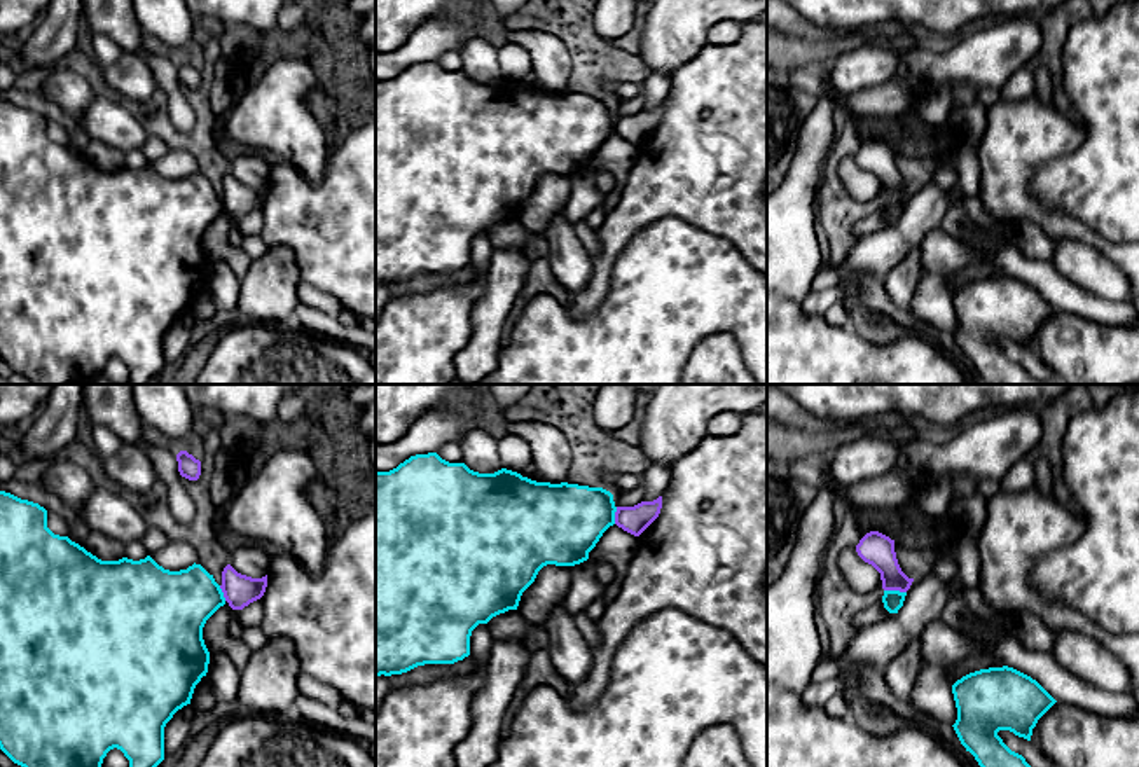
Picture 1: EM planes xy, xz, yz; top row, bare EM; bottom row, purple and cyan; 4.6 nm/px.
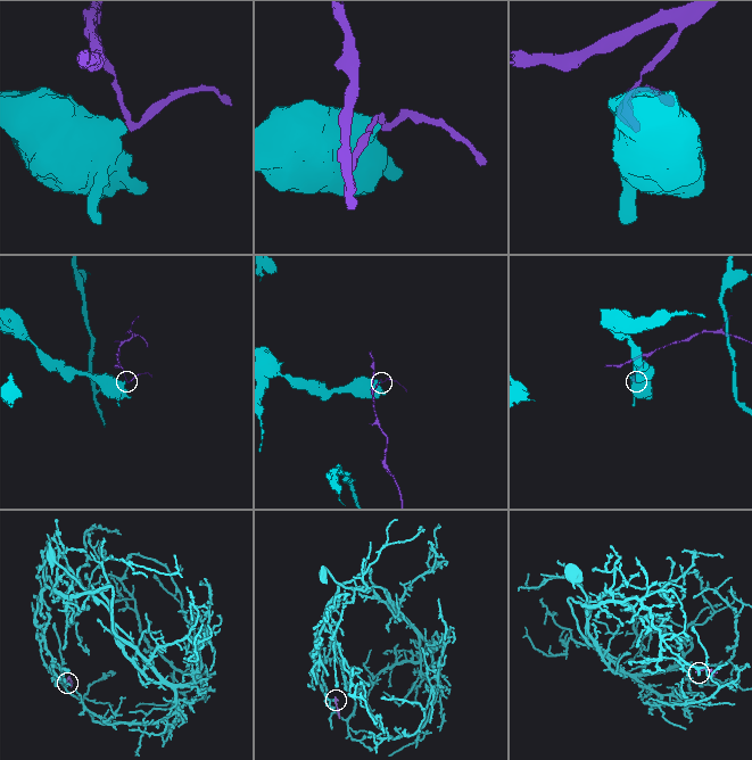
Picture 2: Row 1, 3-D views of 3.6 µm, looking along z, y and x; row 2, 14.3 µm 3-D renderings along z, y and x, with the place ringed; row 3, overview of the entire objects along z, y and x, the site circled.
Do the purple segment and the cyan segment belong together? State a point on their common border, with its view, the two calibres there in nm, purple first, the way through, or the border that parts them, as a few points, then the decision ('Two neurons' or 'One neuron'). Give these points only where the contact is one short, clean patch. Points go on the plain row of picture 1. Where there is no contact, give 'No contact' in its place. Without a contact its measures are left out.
Touches purple at yz (895, 198). Thickness 150 nm (purple) against 100 nm. Boundary: yz (884, 198), (905, 201). Two neurons

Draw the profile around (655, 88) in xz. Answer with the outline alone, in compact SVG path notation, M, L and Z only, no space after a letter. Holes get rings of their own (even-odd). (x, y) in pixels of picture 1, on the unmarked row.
M650 73L641 82L641 91L645 96L645 110L653 110L659 105L662 105L669 94L669 89L673 86L673 77L666 73Z

